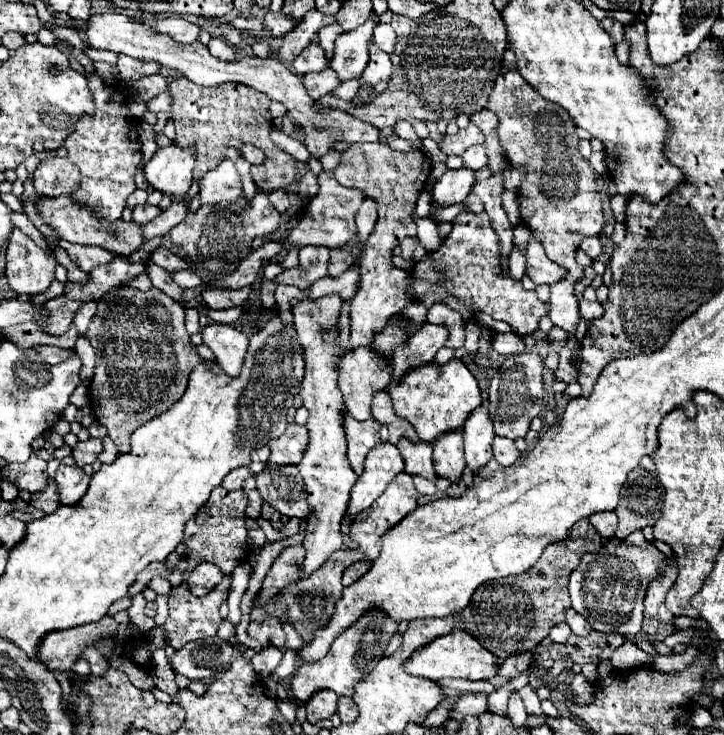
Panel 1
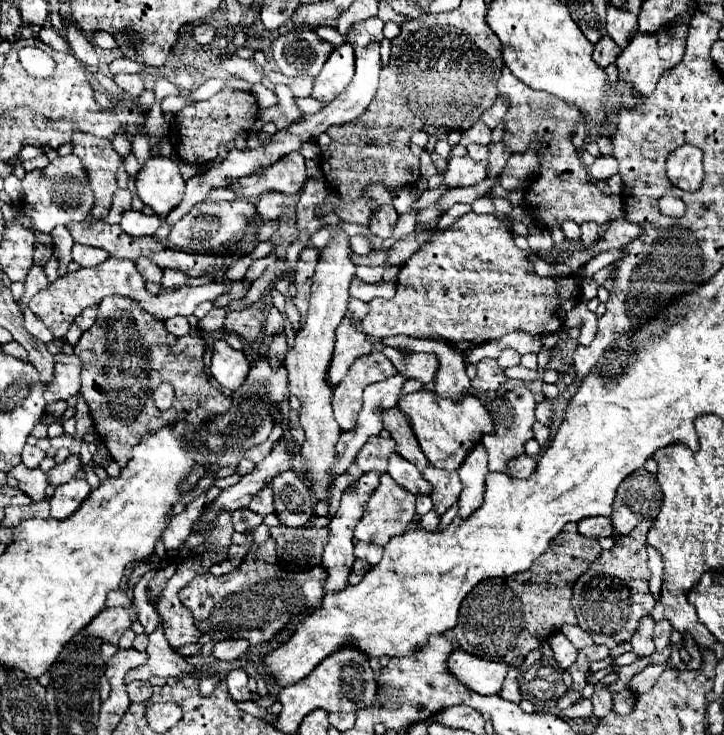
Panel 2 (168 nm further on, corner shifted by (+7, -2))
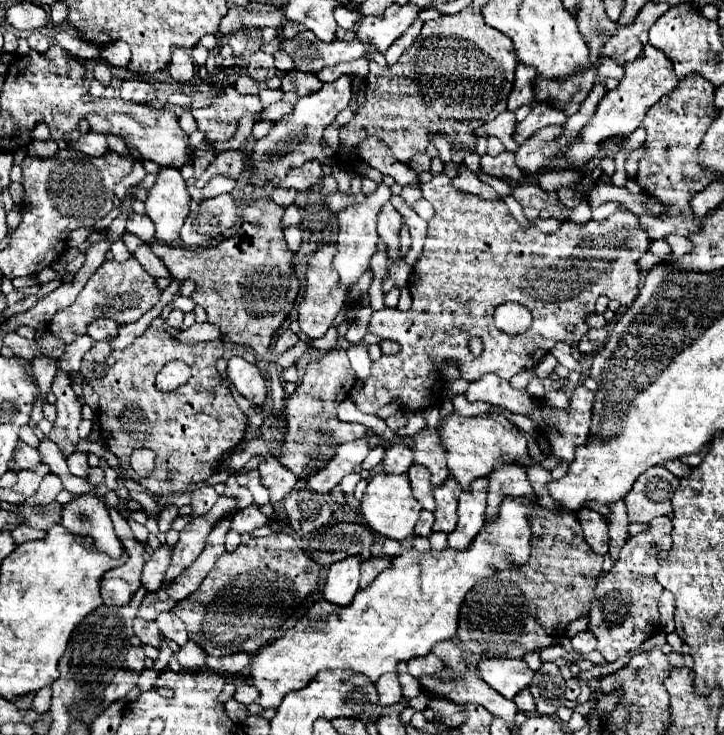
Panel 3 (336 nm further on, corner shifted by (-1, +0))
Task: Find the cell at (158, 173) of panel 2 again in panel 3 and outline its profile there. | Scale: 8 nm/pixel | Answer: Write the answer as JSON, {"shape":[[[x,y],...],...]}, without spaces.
{"shape":[[[161,167],[155,185],[149,189],[145,201],[147,215],[157,227],[157,239],[161,243],[173,243],[179,239],[179,231],[189,213],[191,195],[181,171],[175,167]]]}

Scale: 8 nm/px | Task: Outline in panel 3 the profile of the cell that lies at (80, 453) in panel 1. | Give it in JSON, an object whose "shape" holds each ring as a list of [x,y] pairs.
{"shape":[[[49,473],[43,477],[41,485],[39,485],[39,491],[33,495],[33,505],[47,505],[47,503],[53,503],[57,493],[63,489],[63,483],[57,475]]]}

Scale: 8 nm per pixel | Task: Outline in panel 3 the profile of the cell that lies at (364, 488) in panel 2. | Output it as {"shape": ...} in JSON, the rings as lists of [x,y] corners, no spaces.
{"shape":[[[351,555],[329,567],[327,583],[325,583],[325,599],[337,605],[349,605],[353,595],[359,589],[359,565],[361,559]]]}

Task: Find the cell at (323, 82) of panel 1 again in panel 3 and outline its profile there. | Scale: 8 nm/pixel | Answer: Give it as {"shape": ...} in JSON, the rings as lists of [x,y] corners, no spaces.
{"shape":[[[287,71],[281,79],[283,91],[295,91],[297,95],[309,95],[317,89],[321,89],[323,81],[317,79],[317,75],[303,73],[303,71]]]}

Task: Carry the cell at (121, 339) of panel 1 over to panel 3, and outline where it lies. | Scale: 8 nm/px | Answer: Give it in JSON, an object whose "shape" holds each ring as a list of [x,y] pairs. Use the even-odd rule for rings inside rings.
{"shape":[[[155,317],[145,333],[135,337],[123,351],[111,349],[111,339],[103,339],[95,341],[91,351],[85,353],[81,375],[101,399],[99,425],[105,445],[119,457],[123,469],[129,469],[129,457],[135,449],[147,447],[157,455],[153,473],[145,479],[135,479],[149,493],[163,497],[183,495],[189,485],[207,481],[219,467],[223,455],[241,443],[249,417],[245,417],[227,385],[217,375],[215,363],[221,357],[221,339],[201,345],[183,343],[165,331],[165,321],[161,317]],[[107,357],[115,357],[115,363],[109,365]],[[173,359],[191,365],[193,375],[181,387],[181,393],[163,395],[155,389],[155,375]],[[97,365],[105,369],[103,377],[95,373]]]}

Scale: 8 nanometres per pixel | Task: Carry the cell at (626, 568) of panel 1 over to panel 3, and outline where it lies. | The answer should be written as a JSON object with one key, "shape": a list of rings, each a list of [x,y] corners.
{"shape":[[[627,539],[627,543],[619,549],[619,557],[617,557],[613,569],[609,573],[601,573],[597,577],[595,595],[593,595],[591,609],[589,609],[589,629],[597,637],[597,651],[601,651],[601,655],[607,661],[615,661],[615,659],[623,657],[627,651],[637,649],[645,639],[649,639],[651,635],[655,635],[659,631],[659,609],[657,609],[657,601],[659,601],[659,595],[661,595],[663,587],[655,579],[657,559],[653,557],[653,553],[655,553],[653,547],[649,547],[649,545],[637,545],[631,539]]]}

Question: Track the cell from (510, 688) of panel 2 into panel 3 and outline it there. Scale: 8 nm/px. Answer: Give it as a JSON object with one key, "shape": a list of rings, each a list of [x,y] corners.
{"shape":[[[523,689],[521,693],[517,693],[517,697],[513,699],[519,707],[519,711],[527,711],[527,713],[533,713],[535,711],[535,703],[533,703],[533,697],[529,693],[529,689]]]}

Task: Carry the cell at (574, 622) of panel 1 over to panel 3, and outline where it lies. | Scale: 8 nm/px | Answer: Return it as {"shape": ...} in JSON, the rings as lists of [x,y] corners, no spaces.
{"shape":[[[587,629],[587,631],[577,633],[577,635],[571,639],[571,643],[573,643],[573,649],[577,649],[577,651],[581,651],[581,653],[591,653],[591,651],[595,649],[595,645],[597,645],[597,639],[595,639],[593,633],[589,633],[589,629]]]}

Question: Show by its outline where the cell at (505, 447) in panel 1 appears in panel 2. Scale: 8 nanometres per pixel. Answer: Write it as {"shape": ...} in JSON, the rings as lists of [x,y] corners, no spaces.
{"shape":[[[521,455],[521,457],[517,457],[517,459],[513,459],[509,463],[509,473],[513,477],[517,477],[517,479],[527,479],[529,475],[533,475],[535,467],[537,467],[537,459],[535,457]]]}

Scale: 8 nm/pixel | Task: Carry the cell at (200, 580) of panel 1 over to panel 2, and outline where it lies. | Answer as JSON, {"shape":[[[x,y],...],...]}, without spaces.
{"shape":[[[269,537],[255,551],[249,551],[231,573],[225,573],[219,577],[215,577],[211,573],[197,575],[187,587],[183,587],[179,591],[179,599],[193,613],[197,627],[201,627],[203,633],[209,633],[213,641],[239,637],[239,639],[249,639],[249,645],[259,645],[259,643],[273,639],[291,619],[303,617],[303,615],[311,613],[313,609],[317,609],[323,599],[325,579],[327,579],[327,573],[323,567],[311,567],[311,569],[299,571],[299,573],[281,573],[281,565],[277,559],[277,545],[275,545],[273,537]]]}

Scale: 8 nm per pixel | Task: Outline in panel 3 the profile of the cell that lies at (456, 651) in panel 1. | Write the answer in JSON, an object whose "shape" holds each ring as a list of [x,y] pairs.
{"shape":[[[481,659],[475,671],[505,699],[513,699],[521,689],[529,687],[533,677],[523,659]]]}

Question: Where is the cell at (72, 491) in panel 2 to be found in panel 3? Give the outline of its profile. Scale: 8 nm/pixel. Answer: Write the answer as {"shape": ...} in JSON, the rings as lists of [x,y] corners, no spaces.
{"shape":[[[95,493],[77,495],[71,503],[63,505],[61,523],[71,533],[85,533],[95,539],[97,549],[109,553],[111,557],[119,557],[123,545],[119,543],[109,511],[101,497]]]}

